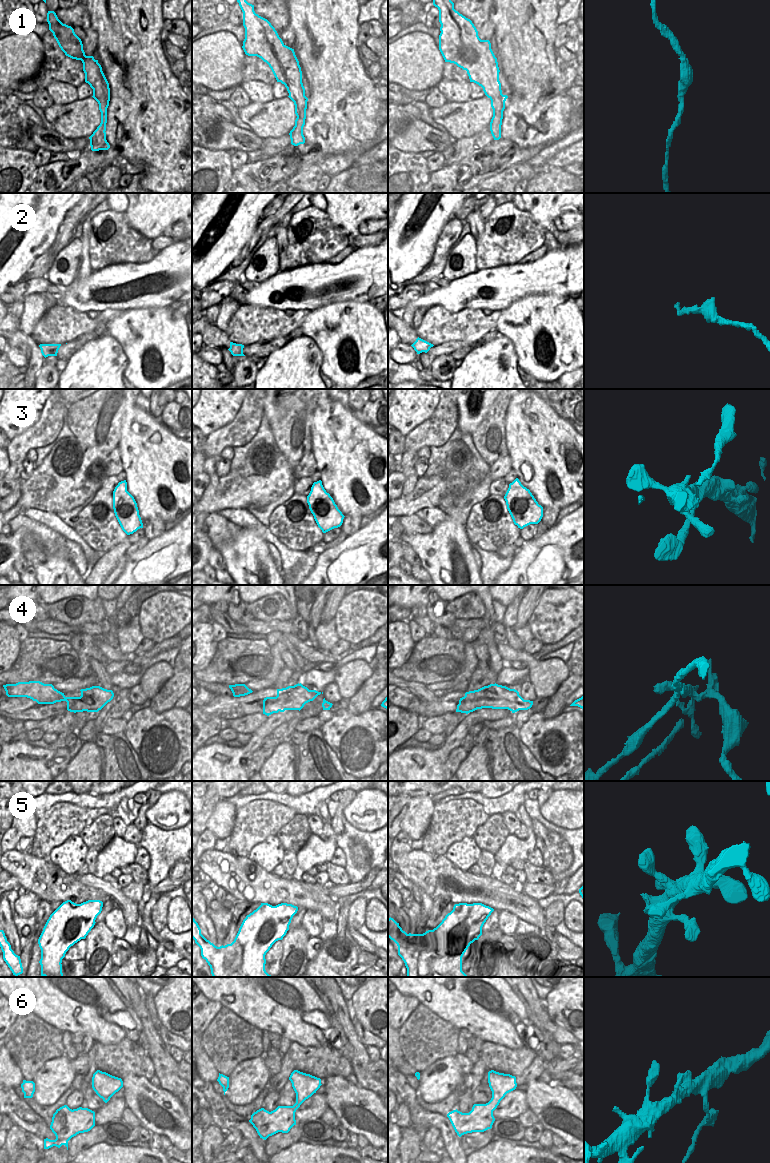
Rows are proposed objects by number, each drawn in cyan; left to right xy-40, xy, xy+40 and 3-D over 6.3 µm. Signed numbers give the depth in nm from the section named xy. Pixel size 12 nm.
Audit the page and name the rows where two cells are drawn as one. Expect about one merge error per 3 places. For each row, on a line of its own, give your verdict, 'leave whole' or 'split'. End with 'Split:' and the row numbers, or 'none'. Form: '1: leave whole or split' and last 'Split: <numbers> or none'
1: leave whole
2: leave whole
3: leave whole
4: split
5: leave whole
6: leave whole
Split: 4

